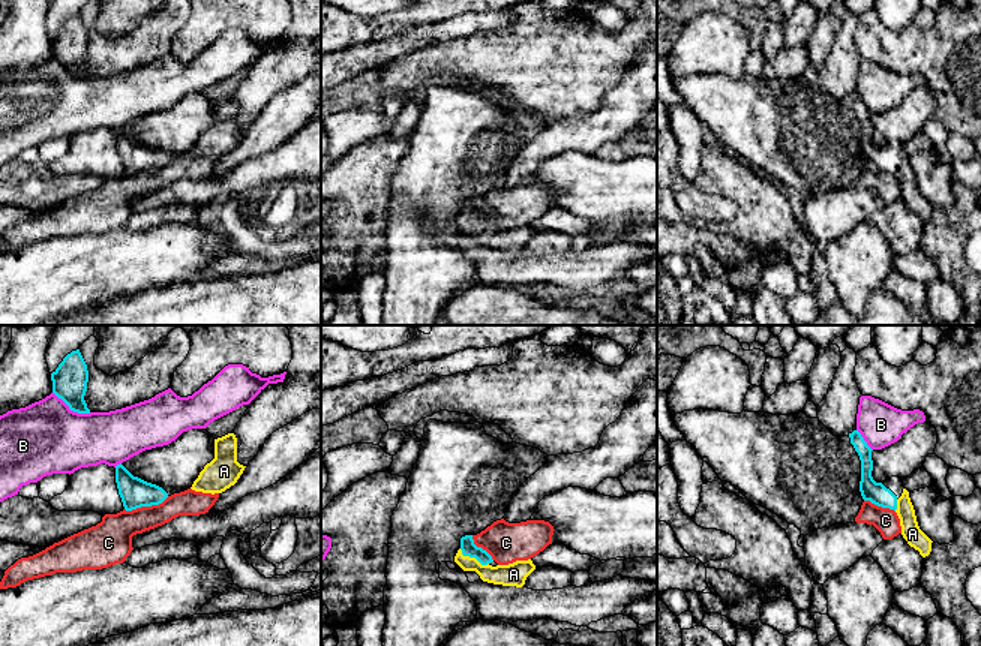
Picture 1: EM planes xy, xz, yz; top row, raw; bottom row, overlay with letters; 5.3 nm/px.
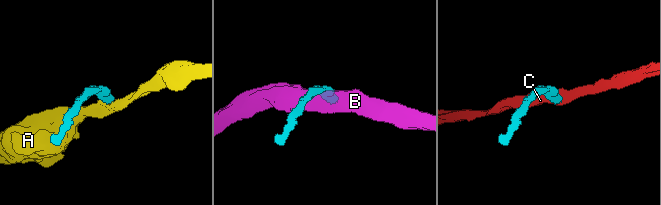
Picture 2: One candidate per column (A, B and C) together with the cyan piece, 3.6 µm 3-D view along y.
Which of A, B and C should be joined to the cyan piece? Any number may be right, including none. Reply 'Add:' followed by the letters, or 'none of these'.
Add: A

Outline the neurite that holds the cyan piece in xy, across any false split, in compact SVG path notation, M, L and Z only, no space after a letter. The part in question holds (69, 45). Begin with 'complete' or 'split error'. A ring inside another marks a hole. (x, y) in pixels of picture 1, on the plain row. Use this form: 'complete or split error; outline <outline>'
complete; outline M80 13L68 18L51 37L52 57L62 63L70 75L90 78L84 64L88 46L87 28Z

